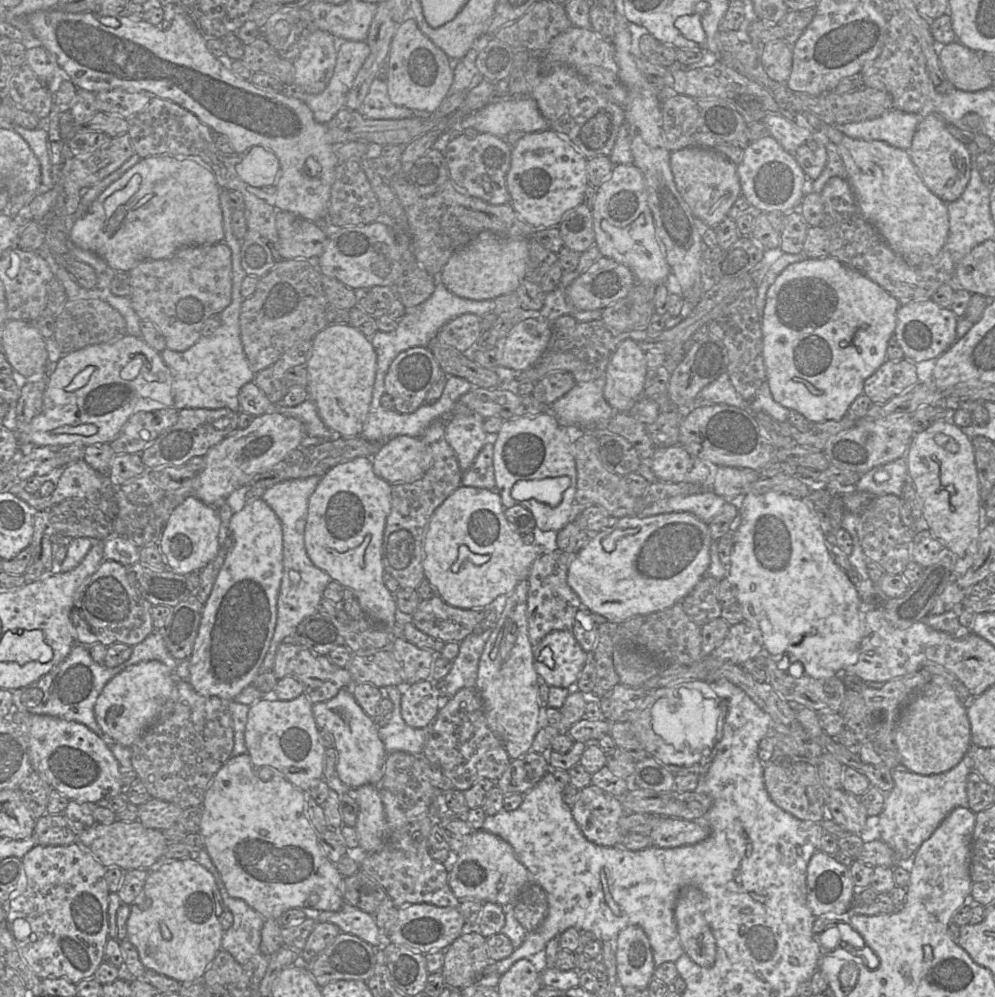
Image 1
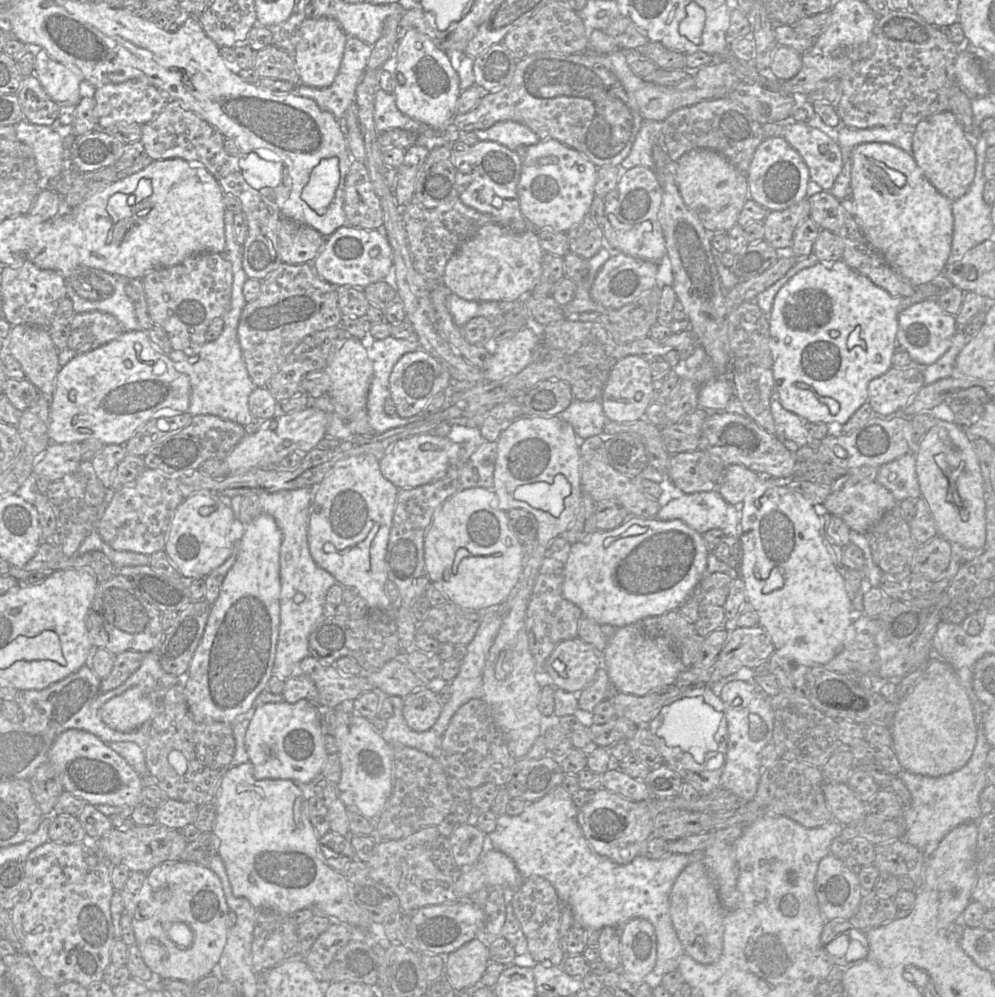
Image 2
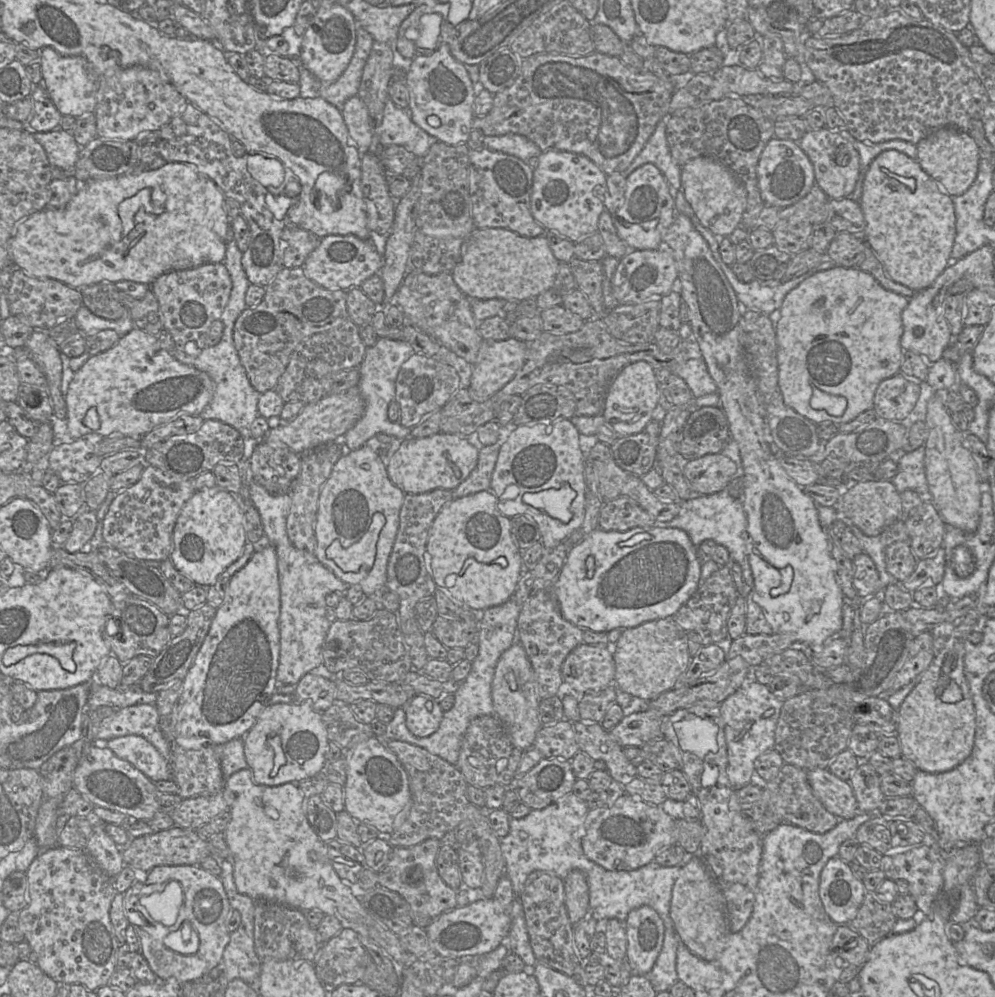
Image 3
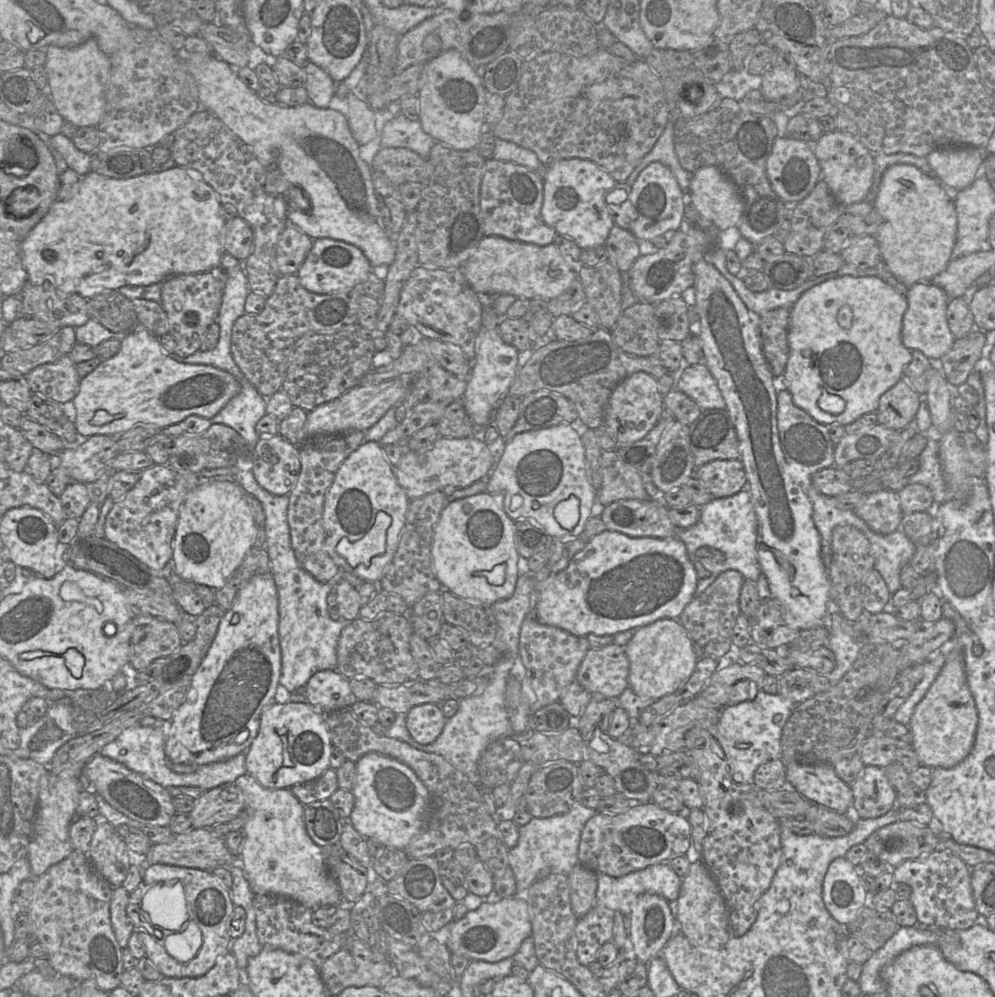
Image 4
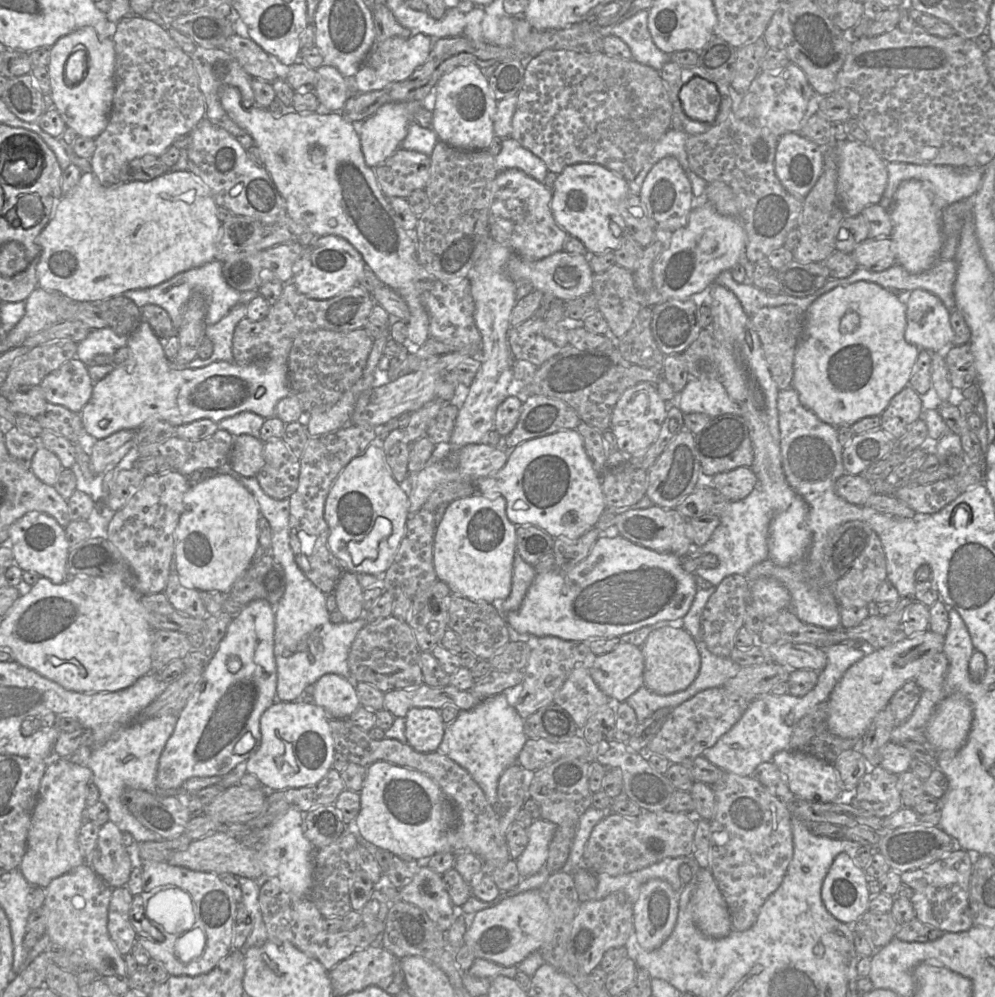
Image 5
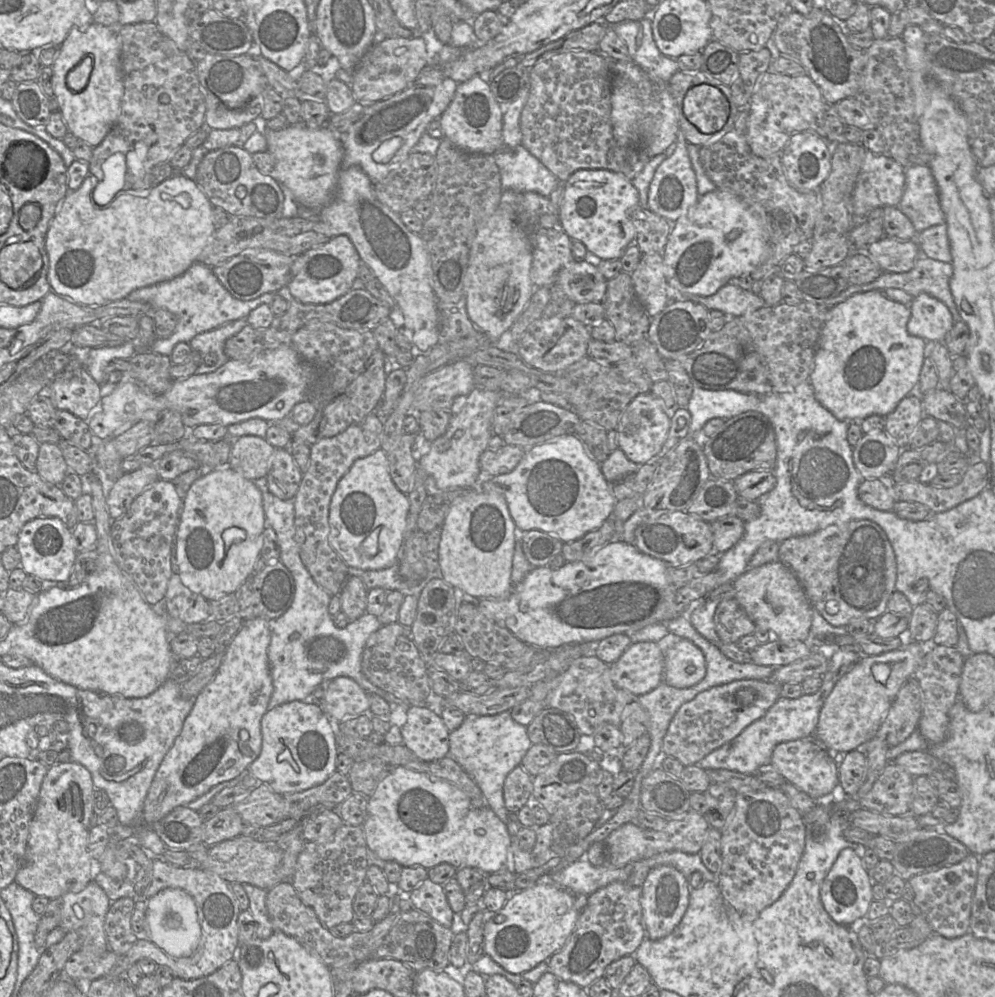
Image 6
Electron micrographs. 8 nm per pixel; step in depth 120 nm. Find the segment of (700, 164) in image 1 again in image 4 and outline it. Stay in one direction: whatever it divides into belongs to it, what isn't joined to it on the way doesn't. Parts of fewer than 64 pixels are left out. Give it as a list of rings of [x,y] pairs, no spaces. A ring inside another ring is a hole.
[[[715,166],[693,172],[689,183],[690,206],[716,230],[737,227],[743,212],[743,196],[735,182]]]

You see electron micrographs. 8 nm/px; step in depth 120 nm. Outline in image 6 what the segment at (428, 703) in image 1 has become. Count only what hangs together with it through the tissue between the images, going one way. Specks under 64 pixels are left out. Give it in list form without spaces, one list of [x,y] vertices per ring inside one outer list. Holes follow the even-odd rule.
[[[409,706],[401,734],[402,744],[422,761],[436,761],[449,754],[450,732],[436,708]]]

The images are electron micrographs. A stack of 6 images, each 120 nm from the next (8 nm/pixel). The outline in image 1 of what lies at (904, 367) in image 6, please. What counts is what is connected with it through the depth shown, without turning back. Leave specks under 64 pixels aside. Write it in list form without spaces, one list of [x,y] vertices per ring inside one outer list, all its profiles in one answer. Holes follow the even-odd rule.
[[[827,256],[823,258],[805,258],[789,264],[776,277],[766,293],[766,302],[761,316],[762,357],[766,371],[766,382],[773,399],[781,406],[802,414],[810,423],[828,420],[839,421],[846,416],[851,403],[863,393],[865,380],[870,377],[887,359],[887,346],[894,336],[897,323],[897,311],[900,302],[861,272],[850,268],[837,259]]]

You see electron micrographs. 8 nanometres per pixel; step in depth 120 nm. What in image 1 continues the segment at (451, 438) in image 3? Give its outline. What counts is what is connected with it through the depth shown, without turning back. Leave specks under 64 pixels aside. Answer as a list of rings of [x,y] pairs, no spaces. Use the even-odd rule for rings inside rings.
[[[396,436],[372,457],[374,473],[391,485],[413,483],[431,465],[431,453],[420,437]]]

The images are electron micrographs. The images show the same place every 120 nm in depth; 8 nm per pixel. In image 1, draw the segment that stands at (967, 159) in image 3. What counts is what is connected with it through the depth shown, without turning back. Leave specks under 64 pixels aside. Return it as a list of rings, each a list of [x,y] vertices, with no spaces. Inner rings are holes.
[[[937,113],[924,116],[912,140],[909,155],[926,187],[945,203],[957,200],[971,175],[971,154],[967,146],[948,130],[946,121]]]

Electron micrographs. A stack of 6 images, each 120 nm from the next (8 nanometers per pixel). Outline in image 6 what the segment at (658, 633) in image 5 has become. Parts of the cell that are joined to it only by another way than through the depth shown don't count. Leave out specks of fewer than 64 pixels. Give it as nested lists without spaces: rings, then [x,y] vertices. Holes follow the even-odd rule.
[[[682,638],[665,650],[664,683],[676,688],[689,688],[706,674],[702,651],[691,641]]]

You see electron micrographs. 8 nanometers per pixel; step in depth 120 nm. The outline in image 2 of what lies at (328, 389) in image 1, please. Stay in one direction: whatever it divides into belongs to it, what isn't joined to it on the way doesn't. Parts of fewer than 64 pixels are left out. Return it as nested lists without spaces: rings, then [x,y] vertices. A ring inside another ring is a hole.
[[[354,337],[347,338],[324,370],[331,380],[327,394],[333,402],[335,413],[349,424],[349,428],[354,434],[366,434],[371,427],[368,423],[367,395],[374,370],[368,351],[362,345],[361,340]]]

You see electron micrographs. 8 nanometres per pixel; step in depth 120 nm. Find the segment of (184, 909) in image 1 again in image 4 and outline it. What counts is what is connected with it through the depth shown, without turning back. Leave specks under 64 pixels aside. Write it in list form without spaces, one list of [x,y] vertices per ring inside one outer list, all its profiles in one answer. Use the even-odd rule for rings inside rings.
[[[151,864],[145,870],[142,881],[145,884],[157,884],[177,879],[184,887],[188,918],[192,919],[202,932],[202,945],[197,954],[191,959],[184,959],[184,955],[172,956],[166,950],[165,938],[173,931],[164,930],[159,939],[151,937],[144,931],[137,932],[138,938],[144,946],[145,956],[153,963],[157,970],[166,977],[199,977],[207,973],[215,964],[217,958],[230,951],[232,938],[229,934],[229,918],[234,904],[228,890],[222,881],[212,872],[196,868],[171,866],[166,864]]]

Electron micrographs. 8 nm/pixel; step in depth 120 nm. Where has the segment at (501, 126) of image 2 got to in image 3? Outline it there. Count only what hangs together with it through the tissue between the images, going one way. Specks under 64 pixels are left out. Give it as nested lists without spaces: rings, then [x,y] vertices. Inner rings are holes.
[[[514,133],[485,136],[483,144],[485,148],[515,156],[524,162],[530,158],[538,157],[541,153],[541,150],[534,142],[525,136]]]

